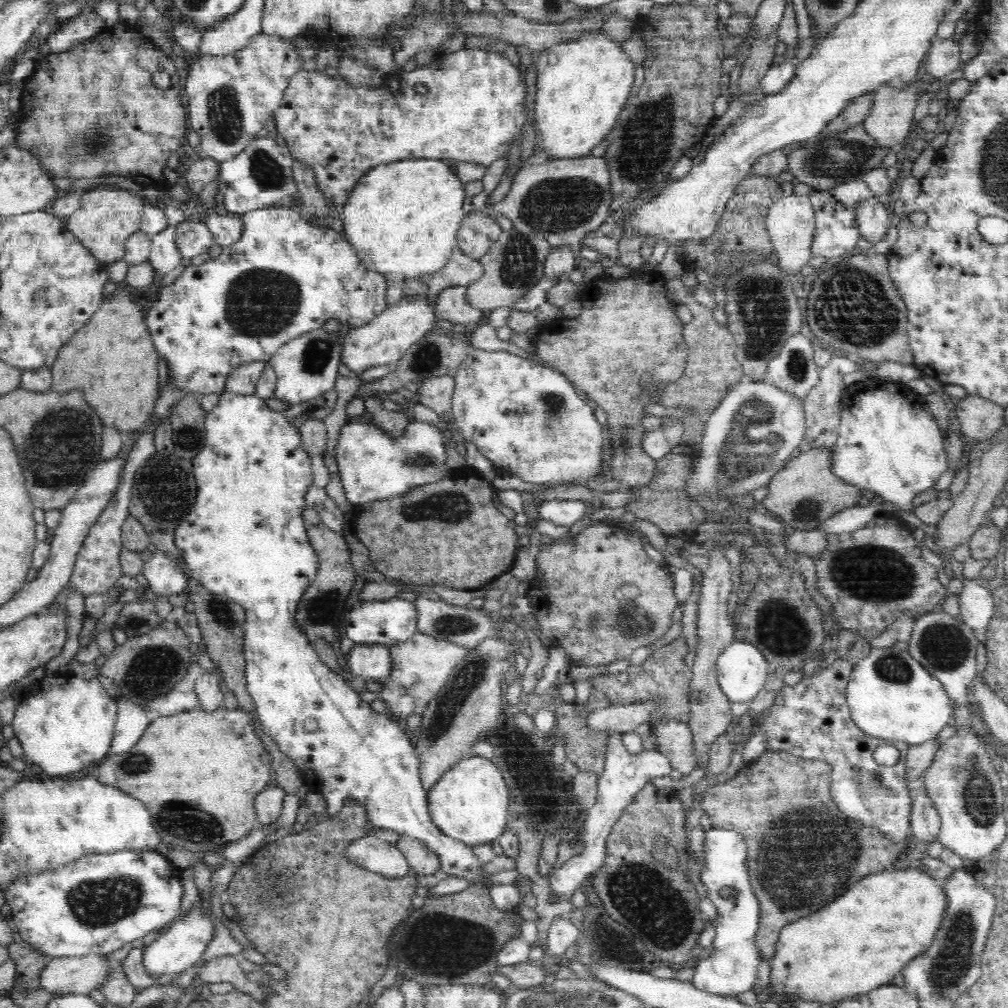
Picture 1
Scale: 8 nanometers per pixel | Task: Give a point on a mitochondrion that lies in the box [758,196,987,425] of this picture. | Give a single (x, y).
(852, 306)

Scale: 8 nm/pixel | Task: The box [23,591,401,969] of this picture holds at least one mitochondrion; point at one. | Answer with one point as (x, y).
(98, 901)

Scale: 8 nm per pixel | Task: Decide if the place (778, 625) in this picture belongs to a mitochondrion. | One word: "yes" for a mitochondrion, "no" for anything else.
yes

